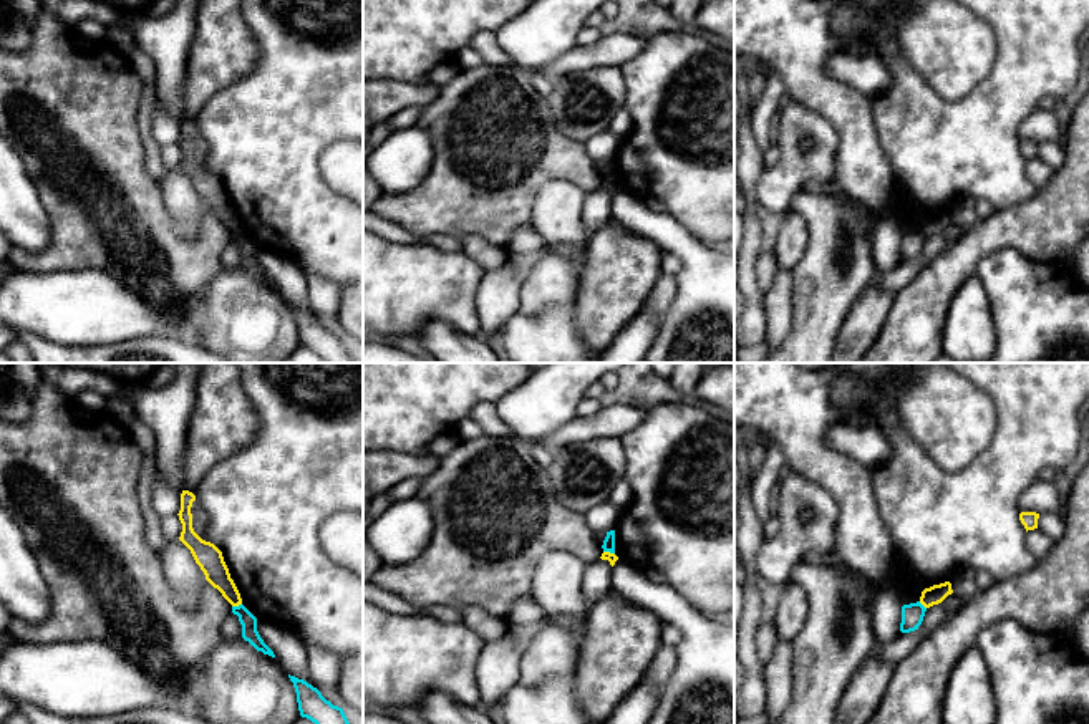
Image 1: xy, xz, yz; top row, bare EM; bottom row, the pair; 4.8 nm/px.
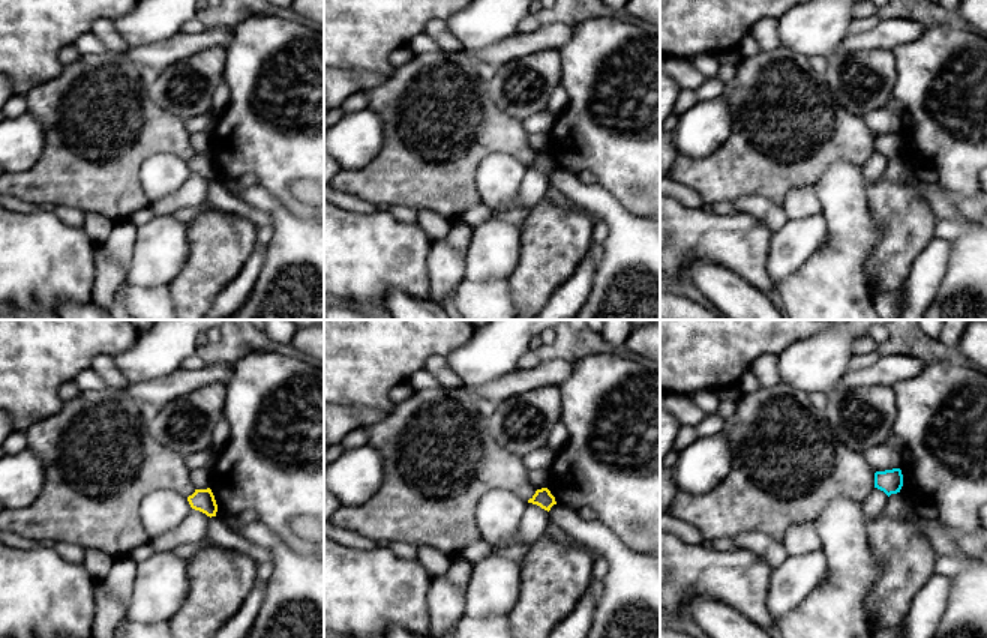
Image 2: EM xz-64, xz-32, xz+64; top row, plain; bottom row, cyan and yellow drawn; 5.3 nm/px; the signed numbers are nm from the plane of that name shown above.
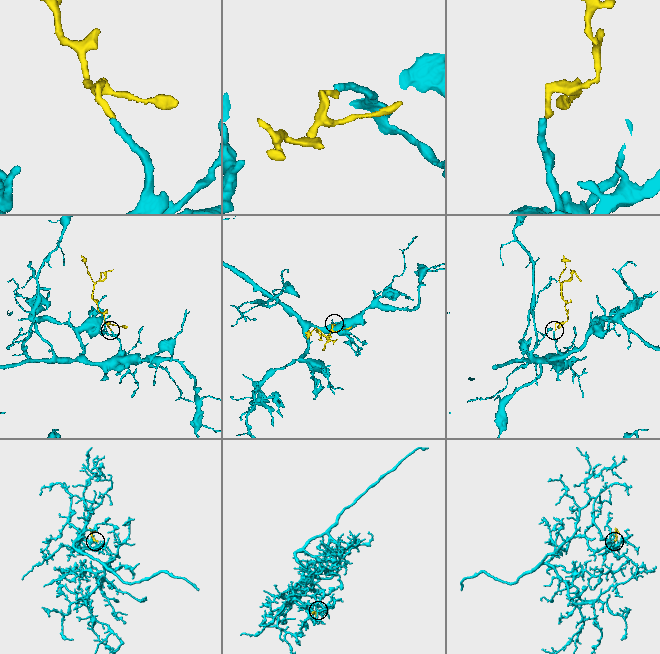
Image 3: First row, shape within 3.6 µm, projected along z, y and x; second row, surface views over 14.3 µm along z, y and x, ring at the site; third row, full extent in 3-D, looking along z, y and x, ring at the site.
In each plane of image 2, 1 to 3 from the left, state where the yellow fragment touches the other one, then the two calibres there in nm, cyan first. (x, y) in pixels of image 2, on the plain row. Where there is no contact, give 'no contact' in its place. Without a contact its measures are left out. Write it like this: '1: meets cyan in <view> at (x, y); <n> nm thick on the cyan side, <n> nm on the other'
1: no contact
2: no contact
3: no contact

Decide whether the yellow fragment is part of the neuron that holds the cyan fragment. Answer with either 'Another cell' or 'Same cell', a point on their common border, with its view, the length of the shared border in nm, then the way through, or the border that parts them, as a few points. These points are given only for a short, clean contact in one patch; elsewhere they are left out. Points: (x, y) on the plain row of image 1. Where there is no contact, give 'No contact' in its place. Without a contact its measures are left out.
Another cell. Touches cyan at xy (236, 236). Shared border 50 nm. Boundary: xy (241, 232), (232, 236)

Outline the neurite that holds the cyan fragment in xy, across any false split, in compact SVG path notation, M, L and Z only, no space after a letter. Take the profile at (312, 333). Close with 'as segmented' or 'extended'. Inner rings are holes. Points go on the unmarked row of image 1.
M290 303L288 306L295 316L302 346L315 351L325 363L351 363L350 351L341 336L327 330L322 321L307 310Z | as segmented

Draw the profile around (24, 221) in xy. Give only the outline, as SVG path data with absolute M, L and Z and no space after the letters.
M0 133L0 230L12 247L30 253L50 244L50 219L25 162Z

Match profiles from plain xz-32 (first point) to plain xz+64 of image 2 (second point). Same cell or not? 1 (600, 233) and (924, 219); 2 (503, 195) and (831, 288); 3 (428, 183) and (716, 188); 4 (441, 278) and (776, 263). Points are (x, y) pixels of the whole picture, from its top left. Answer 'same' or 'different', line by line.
1: different
2: same
3: same
4: same

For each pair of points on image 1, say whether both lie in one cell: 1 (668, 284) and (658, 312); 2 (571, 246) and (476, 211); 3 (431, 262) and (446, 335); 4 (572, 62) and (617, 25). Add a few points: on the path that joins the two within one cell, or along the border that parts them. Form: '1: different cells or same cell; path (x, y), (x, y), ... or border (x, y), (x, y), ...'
1: same cell; path (663, 290), (658, 305)
2: different cells; border (541, 188), (532, 206), (531, 226)
3: different cells; border (418, 333), (428, 320), (443, 320), (478, 337)
4: different cells; border (604, 33), (634, 33), (643, 38)

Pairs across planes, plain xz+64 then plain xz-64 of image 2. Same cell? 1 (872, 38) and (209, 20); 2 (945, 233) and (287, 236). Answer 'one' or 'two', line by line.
1: two
2: two

